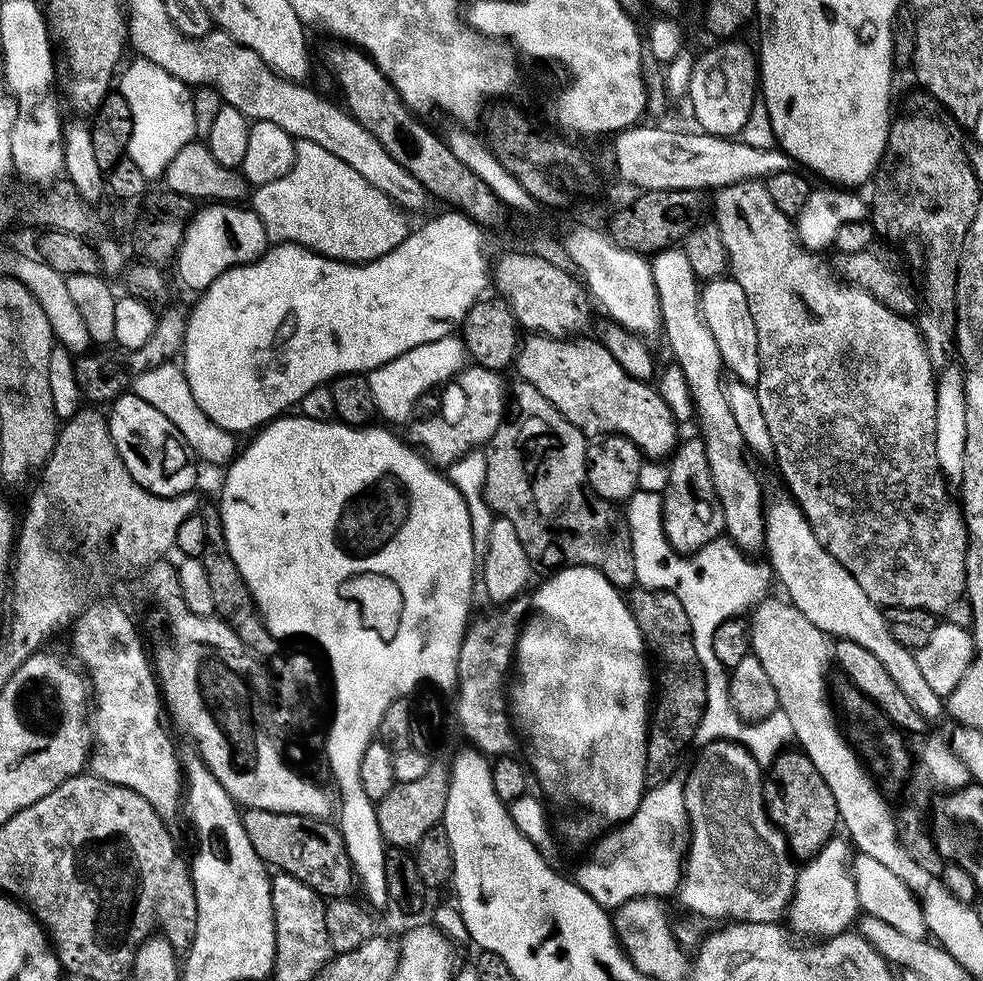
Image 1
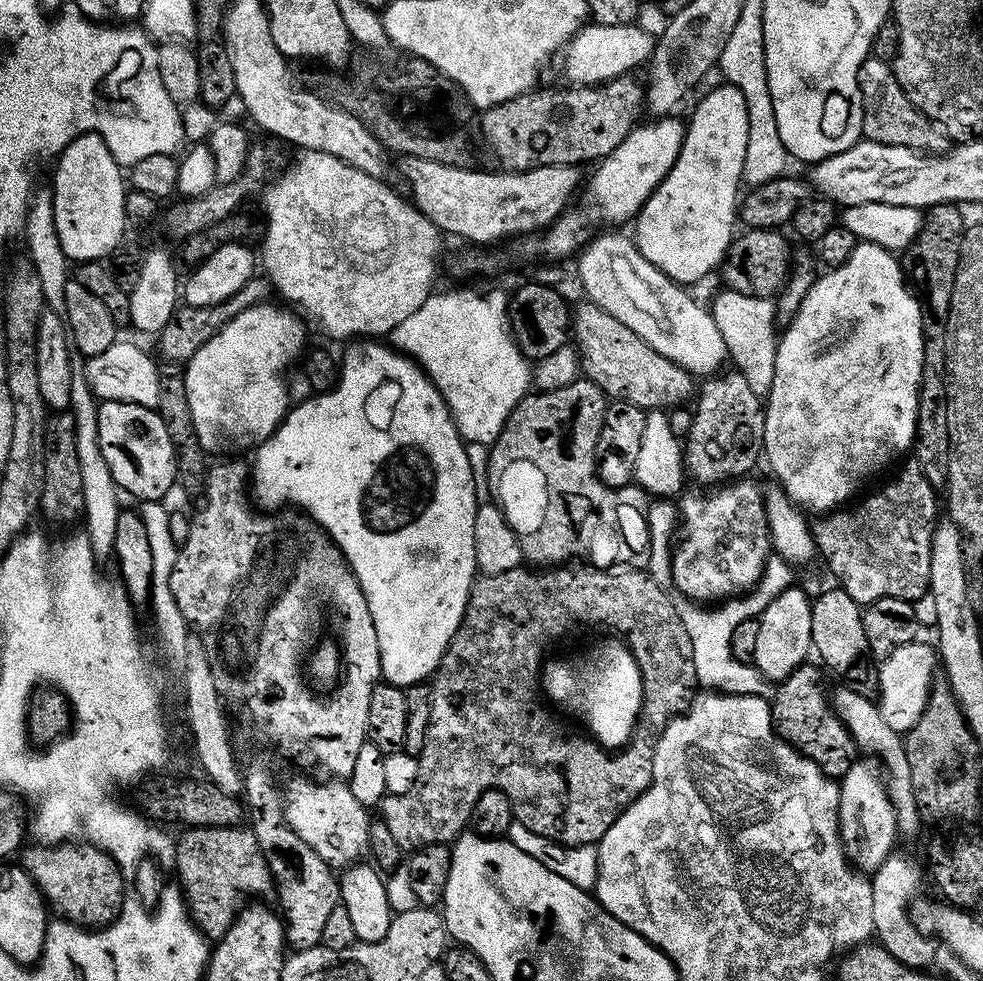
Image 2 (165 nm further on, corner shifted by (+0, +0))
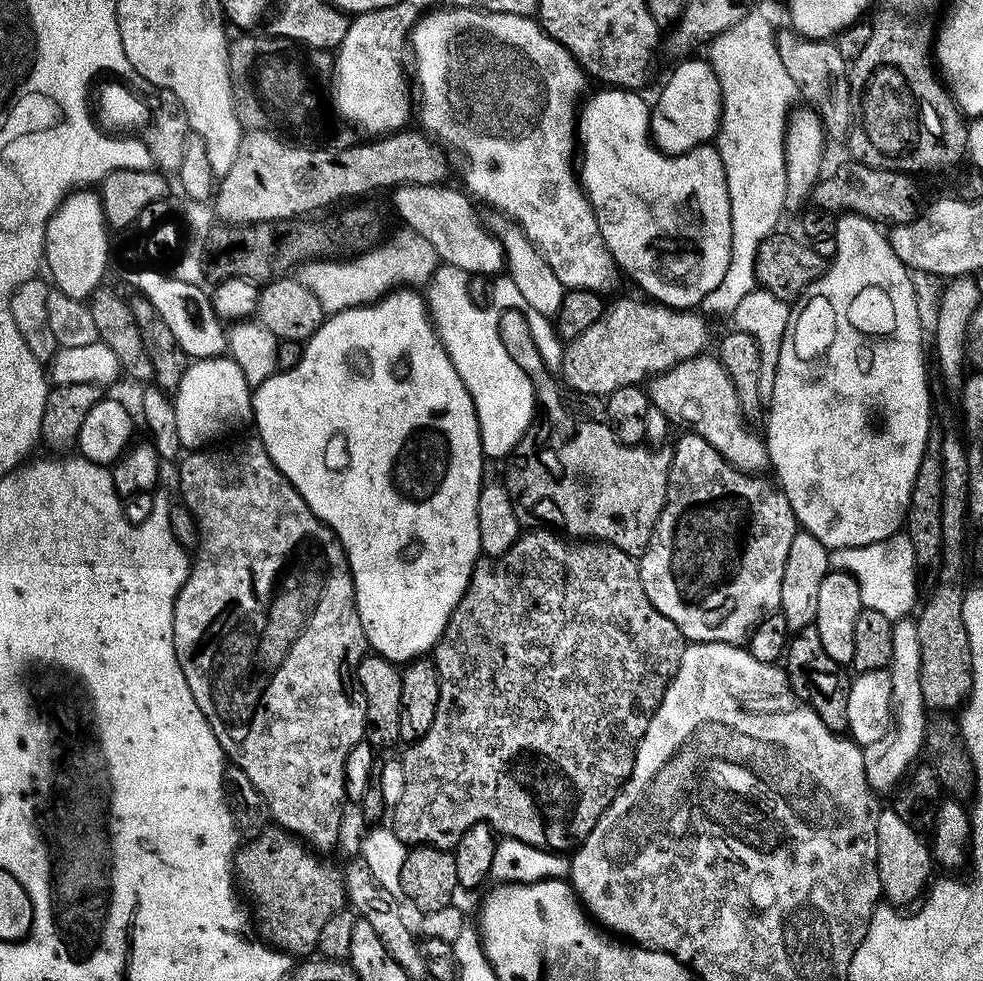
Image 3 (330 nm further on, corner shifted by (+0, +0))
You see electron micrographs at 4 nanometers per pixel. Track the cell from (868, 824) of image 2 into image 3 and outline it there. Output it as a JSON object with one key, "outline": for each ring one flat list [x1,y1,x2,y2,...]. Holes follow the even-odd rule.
{"outline":[[897,619,893,623,892,663,887,673,890,678,890,694,892,695,890,727,881,740,864,748,866,778,868,785,877,794,888,792,892,787,895,789,903,781,909,768,917,763,924,747,926,709,920,685,920,647,915,619]]}

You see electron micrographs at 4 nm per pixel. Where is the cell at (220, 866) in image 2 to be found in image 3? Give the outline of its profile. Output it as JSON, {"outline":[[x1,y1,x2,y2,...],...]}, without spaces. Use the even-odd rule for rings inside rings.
{"outline":[[279,826,269,827,249,840,236,853,234,875,256,903,254,916,260,919,259,935,271,947,293,958,311,957,320,947,322,926,345,907,344,868,319,860,319,855,299,836]]}

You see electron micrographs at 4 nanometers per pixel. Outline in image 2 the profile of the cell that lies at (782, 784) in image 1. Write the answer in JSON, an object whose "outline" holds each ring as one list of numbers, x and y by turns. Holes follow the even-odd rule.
{"outline":[[799,664,785,680,775,685,770,697,772,725,791,748,810,758,810,762,817,764,826,775,842,778,850,770,850,766,857,763,858,749,848,728,836,715,829,689,824,689,825,673,813,664]]}

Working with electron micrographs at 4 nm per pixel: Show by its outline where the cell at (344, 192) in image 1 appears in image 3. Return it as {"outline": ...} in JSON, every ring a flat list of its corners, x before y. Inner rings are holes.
{"outline":[[407,228,400,230,390,244,382,242,354,257,309,261,300,266,298,279,318,298,326,314,372,303,404,285,411,288,421,287,439,267,439,256,434,246,420,234]]}

